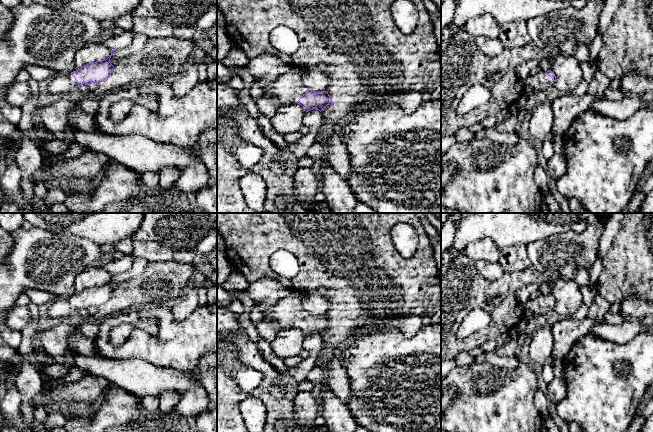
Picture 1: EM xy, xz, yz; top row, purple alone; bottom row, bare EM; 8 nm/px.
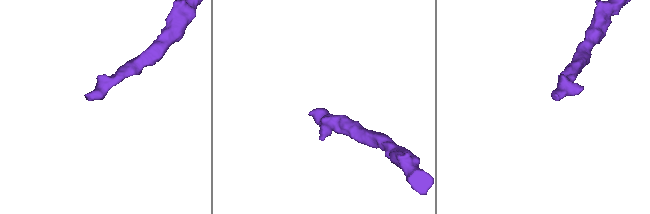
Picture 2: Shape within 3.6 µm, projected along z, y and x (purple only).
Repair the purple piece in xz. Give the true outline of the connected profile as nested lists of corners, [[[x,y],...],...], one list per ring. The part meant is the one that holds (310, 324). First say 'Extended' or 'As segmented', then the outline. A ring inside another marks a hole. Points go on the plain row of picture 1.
Extended. [[[291,293],[278,300],[270,312],[264,315],[264,319],[276,322],[282,329],[297,326],[306,336],[313,333],[321,336],[327,329],[333,331],[332,323],[327,315],[307,314],[302,307],[301,300],[301,297]]]

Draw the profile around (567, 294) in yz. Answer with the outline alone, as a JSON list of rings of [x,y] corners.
[[[557,279],[550,282],[551,295],[555,298],[554,315],[573,317],[583,303],[583,297],[575,280]]]

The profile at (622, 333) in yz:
[[[626,318],[620,324],[603,322],[595,325],[589,333],[606,341],[625,344],[640,334],[645,327],[642,321]]]

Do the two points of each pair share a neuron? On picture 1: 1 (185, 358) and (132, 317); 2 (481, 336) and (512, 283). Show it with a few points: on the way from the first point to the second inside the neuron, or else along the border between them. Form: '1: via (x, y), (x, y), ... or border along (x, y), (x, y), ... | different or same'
1: via (177, 341), (168, 325), (156, 313), (149, 313) | same
2: via (495, 326), (508, 313), (508, 297) | same

